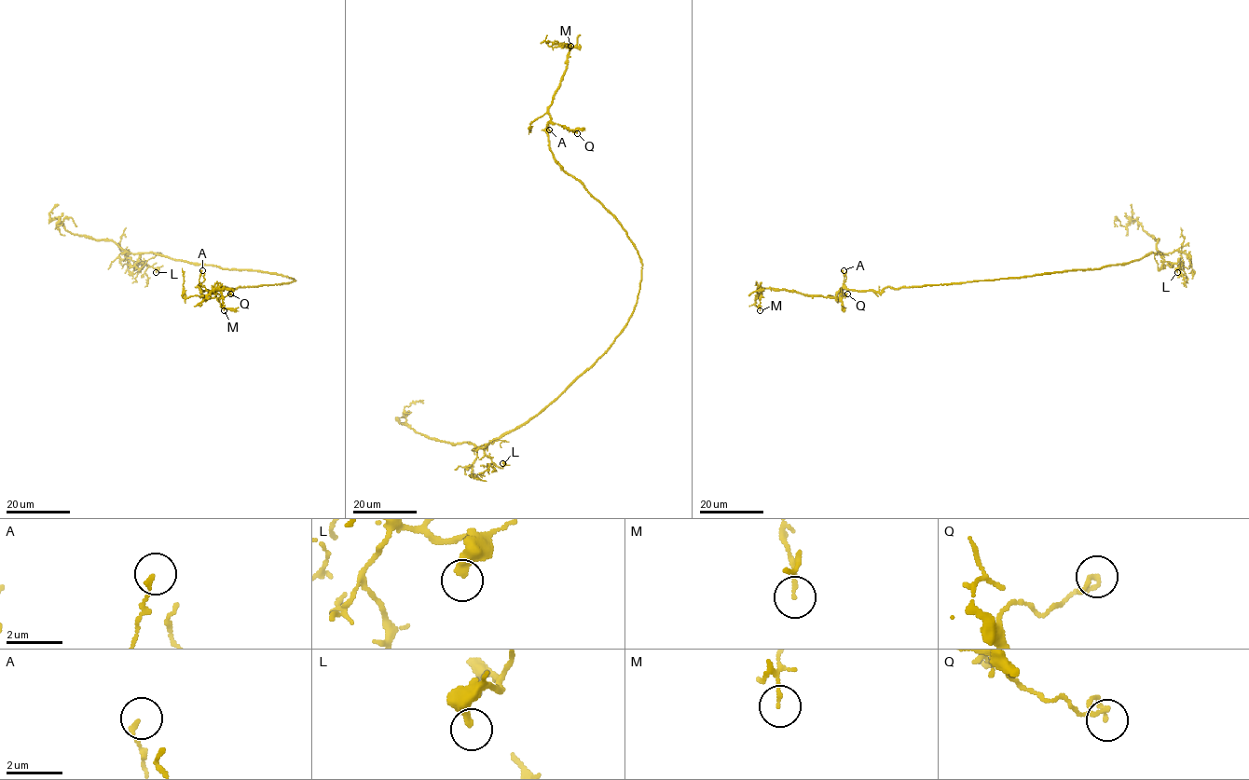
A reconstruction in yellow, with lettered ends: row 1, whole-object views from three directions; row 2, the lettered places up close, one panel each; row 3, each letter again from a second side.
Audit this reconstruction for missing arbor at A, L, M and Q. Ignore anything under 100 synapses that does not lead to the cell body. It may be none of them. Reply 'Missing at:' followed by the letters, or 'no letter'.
Missing at: no letter

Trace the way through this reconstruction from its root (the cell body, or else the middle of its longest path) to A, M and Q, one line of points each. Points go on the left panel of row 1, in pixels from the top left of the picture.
A: (285, 276), (295, 280), (235, 288), (218, 287), (214, 292), (208, 292), (202, 291), (199, 283), (202, 270)
M: (285, 276), (295, 280), (235, 288), (218, 287), (214, 292), (200, 288), (203, 297), (222, 288), (224, 310)
Q: (285, 276), (295, 280), (218, 287), (214, 292), (200, 288), (200, 294), (208, 298), (230, 294)

